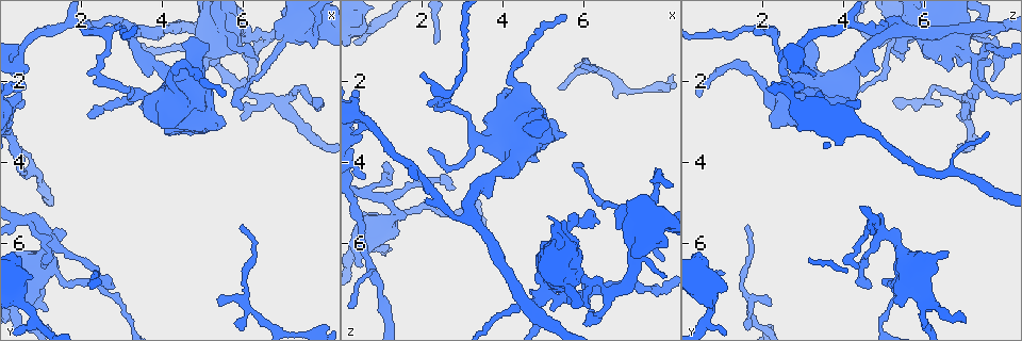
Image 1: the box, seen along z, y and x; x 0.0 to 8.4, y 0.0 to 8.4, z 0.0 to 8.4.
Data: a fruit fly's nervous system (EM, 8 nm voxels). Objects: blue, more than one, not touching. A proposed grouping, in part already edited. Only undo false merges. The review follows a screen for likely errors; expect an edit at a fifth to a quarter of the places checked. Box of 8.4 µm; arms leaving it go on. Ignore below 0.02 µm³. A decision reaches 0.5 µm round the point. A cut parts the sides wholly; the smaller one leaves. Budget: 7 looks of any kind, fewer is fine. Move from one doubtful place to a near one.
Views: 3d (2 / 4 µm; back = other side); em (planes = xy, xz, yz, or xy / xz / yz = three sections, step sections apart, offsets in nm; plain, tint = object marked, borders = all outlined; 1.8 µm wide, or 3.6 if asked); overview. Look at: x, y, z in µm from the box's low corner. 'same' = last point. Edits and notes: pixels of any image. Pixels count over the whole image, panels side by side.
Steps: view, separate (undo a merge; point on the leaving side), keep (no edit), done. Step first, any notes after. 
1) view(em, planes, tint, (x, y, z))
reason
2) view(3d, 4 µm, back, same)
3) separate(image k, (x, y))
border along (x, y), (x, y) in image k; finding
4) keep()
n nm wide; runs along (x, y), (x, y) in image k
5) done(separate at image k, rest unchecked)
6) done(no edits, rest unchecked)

view(3d, 4 µm, (5.10, 1.30, 6.95))
abrupt turn

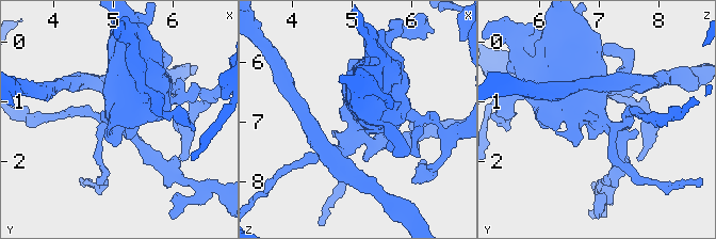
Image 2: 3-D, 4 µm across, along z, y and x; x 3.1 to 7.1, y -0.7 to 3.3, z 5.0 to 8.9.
view(em, 3.6 µm, yz, step 16, tint, (5.10, 1.35, 7.00))
shape alone is not enough

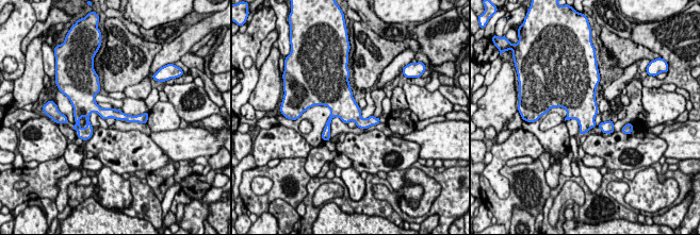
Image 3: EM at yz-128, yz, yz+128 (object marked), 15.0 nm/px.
keep()
one neuron here

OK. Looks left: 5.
view(em, planes, borders, (6.90, 2.50, 7.05))
three-way junction

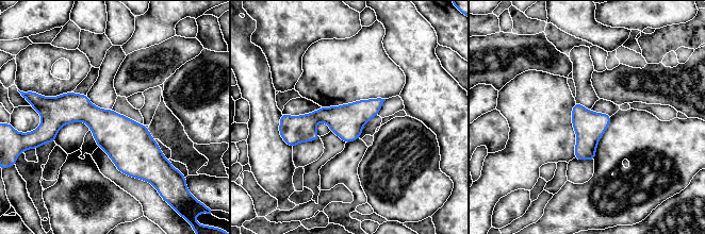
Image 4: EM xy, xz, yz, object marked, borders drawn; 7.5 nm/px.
keep()
runs along (47, 114), (89, 114), (161, 157) in image 4; all the same neuron

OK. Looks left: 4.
view(em, yz, step 16, tint, (3.40, 2.30, 3.45))
sudden change in width

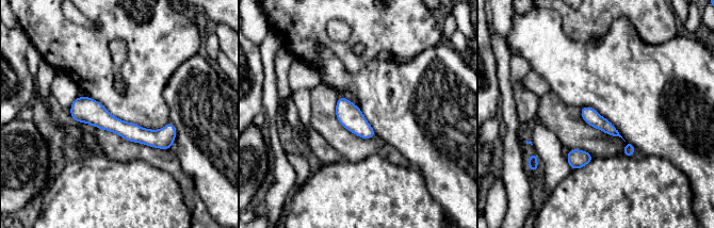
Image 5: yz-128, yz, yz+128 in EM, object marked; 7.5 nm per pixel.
view(em, planes, tint, same)
another direction

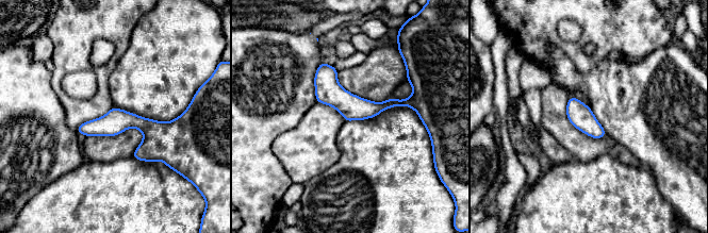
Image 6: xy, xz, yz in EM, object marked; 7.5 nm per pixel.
keep()
runs along (317, 75), (350, 106), (413, 103) in image 6; all the same neuron

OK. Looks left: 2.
done(no edits, rest unchecked)

